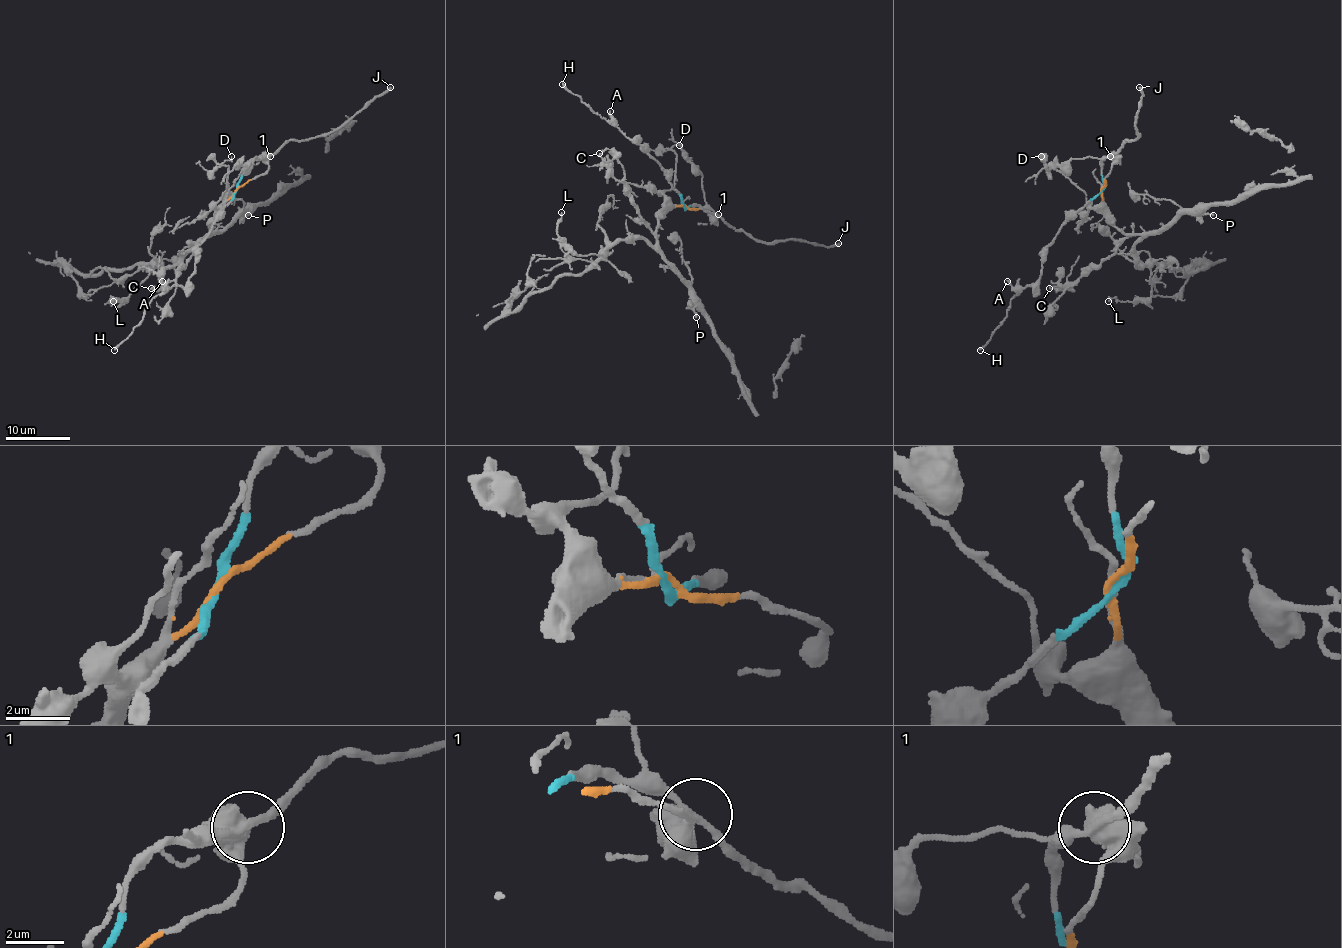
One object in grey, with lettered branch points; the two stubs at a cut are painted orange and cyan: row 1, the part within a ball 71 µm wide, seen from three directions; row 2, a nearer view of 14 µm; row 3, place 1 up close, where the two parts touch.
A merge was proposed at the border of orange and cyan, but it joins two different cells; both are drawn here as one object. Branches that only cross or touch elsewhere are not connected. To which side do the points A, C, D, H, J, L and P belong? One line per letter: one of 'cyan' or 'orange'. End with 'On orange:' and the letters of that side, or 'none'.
A: cyan
C: orange
D: orange
H: cyan
J: cyan
L: orange
P: orange
On orange: C, D, L, P

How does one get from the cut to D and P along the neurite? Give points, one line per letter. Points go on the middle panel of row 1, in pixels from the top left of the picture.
D: (685, 206), (676, 206), (664, 195), (674, 185), (676, 154), (672, 148), (679, 145)
P: (685, 206), (671, 206), (658, 219), (656, 251), (690, 290), (690, 306), (697, 318)

